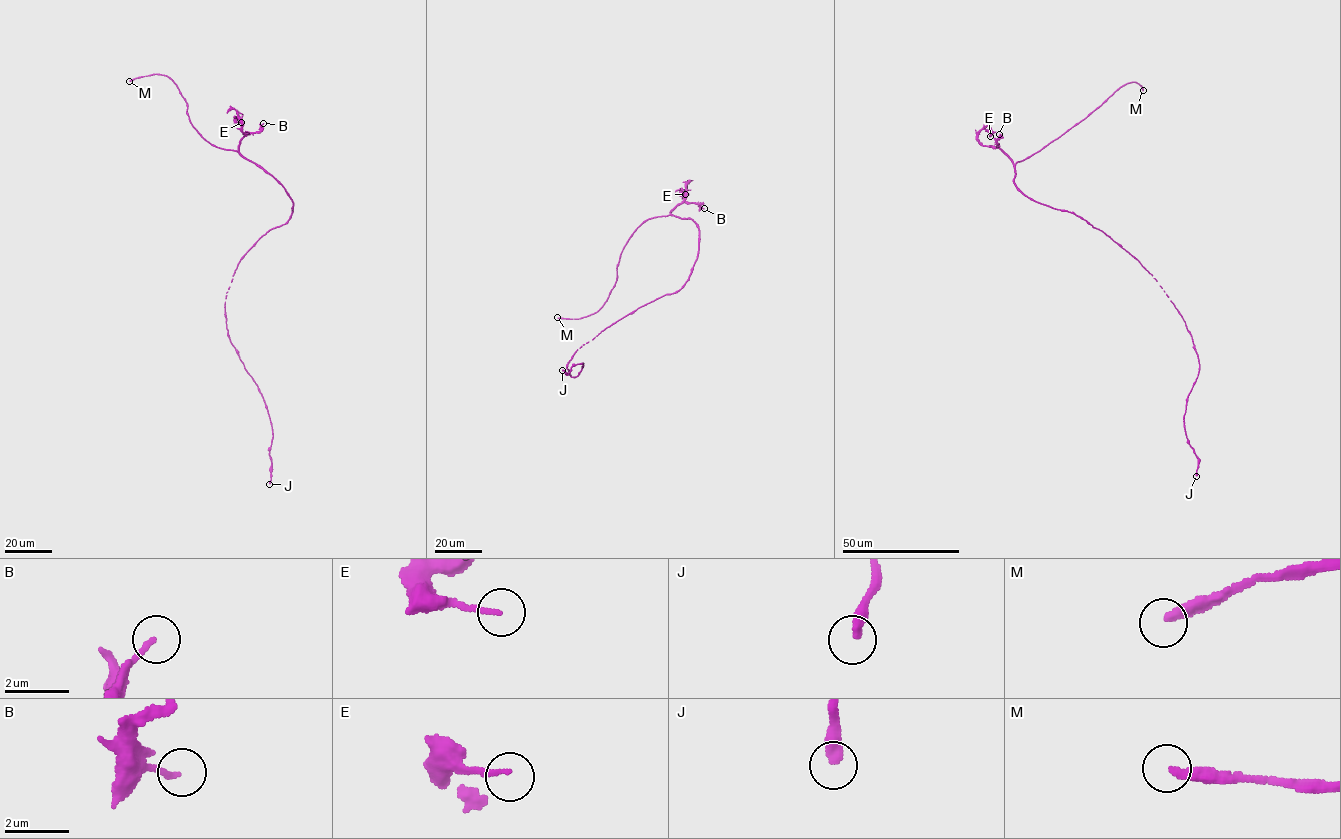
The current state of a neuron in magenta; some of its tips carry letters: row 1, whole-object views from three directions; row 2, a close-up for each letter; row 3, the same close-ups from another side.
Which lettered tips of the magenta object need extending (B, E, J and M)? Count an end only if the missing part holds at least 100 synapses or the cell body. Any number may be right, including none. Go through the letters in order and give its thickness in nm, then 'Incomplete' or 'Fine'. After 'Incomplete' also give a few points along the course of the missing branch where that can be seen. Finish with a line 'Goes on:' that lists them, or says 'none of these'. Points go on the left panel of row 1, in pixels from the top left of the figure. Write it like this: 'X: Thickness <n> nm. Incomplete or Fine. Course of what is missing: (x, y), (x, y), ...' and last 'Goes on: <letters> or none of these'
B: Thickness 160 nm. Fine
E: Thickness 150 nm. Fine
J: Thickness 340 nm. Fine
M: Thickness 320 nm. Incomplete
Goes on: M

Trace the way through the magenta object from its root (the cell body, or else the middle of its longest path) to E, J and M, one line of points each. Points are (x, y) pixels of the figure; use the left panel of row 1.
E: (287, 221), (293, 203), (284, 187), (239, 152), (238, 145), (244, 135), (237, 115), (236, 120), (241, 122)
J: (287, 221), (269, 230), (243, 255), (235, 270), (224, 303), (228, 337), (257, 386), (272, 426), (269, 484)
M: (287, 221), (293, 203), (283, 186), (238, 152), (204, 140), (171, 80), (158, 74), (129, 81)

